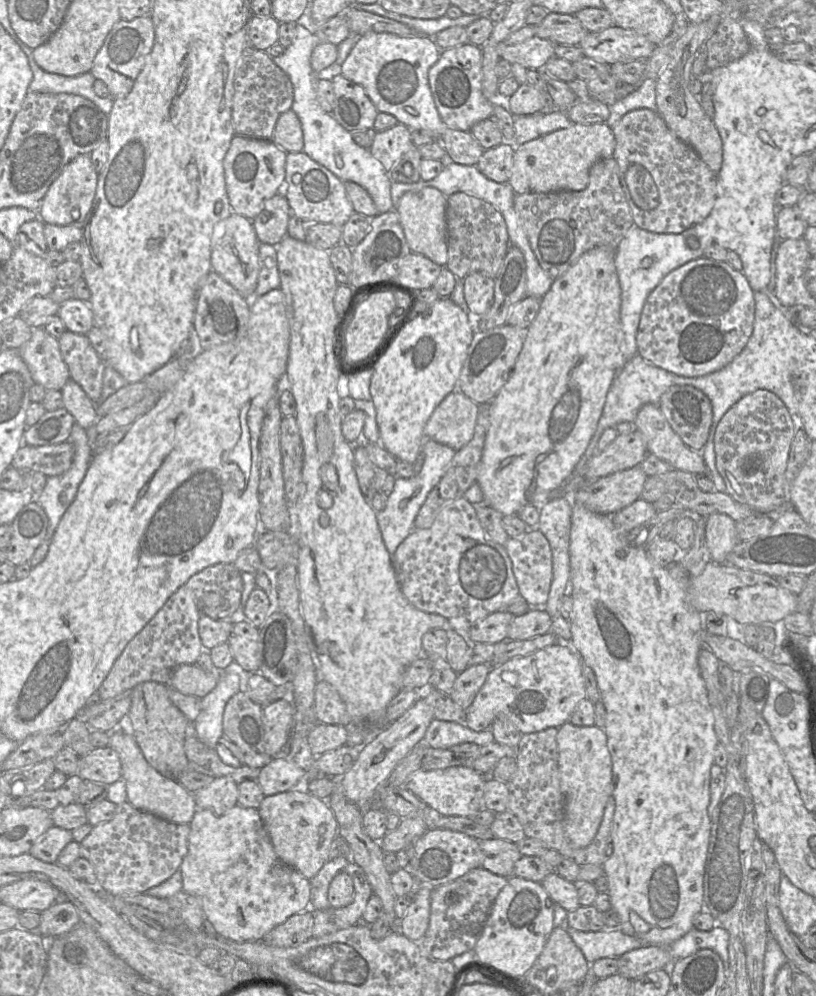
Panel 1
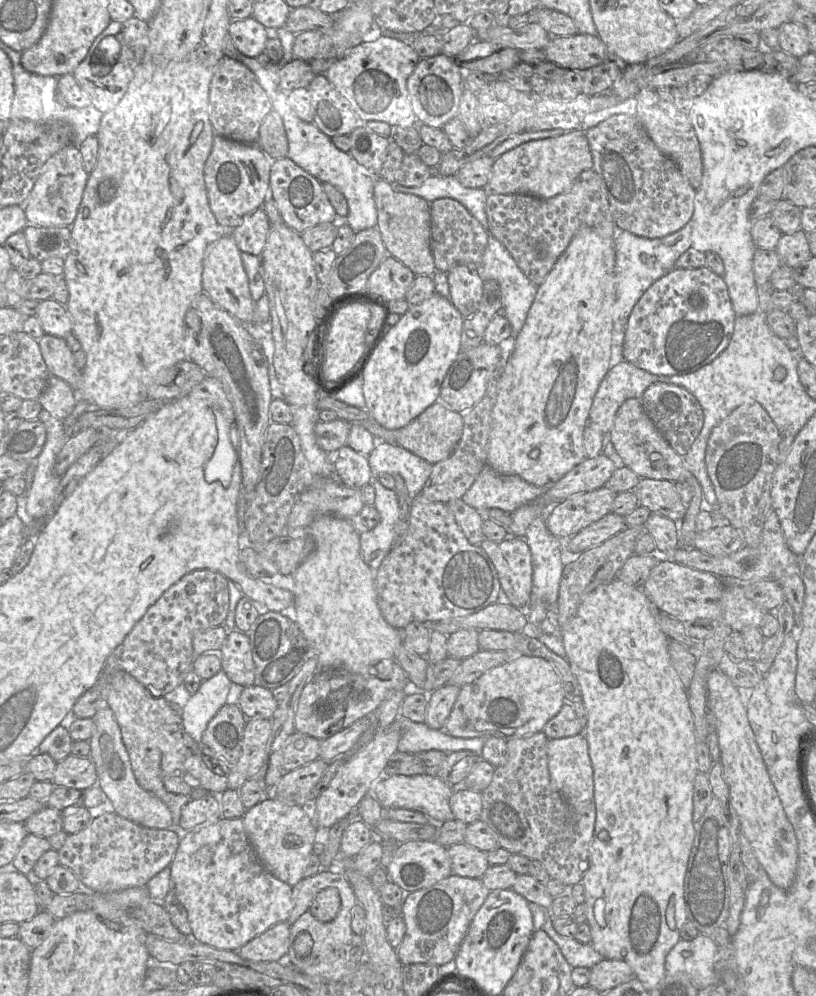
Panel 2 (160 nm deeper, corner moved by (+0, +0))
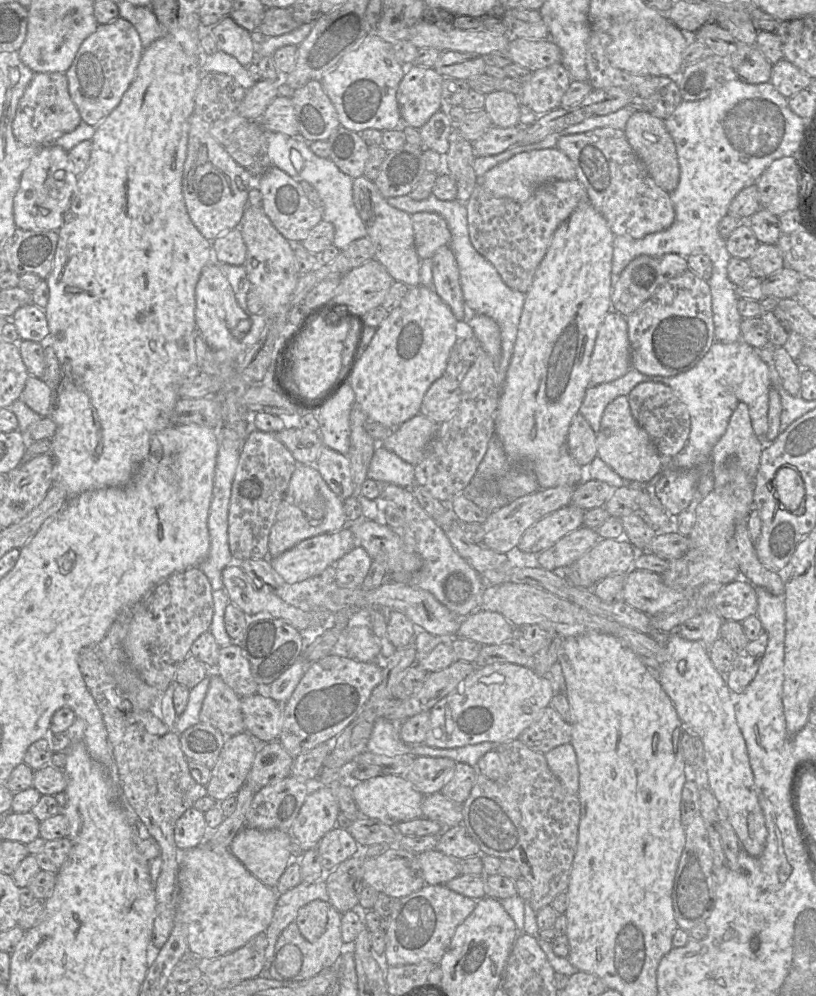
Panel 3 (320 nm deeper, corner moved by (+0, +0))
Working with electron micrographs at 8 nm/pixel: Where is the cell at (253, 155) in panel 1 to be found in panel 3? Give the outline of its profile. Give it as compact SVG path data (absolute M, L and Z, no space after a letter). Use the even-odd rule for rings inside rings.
M194 108L189 118L188 148L182 177L182 193L188 215L202 236L213 241L219 235L236 228L249 205L248 193L252 188L257 188L257 178L238 165L224 146L211 136L207 124L195 113Z

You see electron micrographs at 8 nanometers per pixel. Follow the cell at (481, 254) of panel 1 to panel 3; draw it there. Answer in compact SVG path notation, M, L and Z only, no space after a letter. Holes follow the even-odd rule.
M437 213L411 215L415 248L420 259L431 259L439 248L449 246L451 232L446 220Z

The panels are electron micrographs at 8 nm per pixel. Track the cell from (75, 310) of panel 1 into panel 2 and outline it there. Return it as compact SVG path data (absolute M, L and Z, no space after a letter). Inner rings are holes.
M52 298L43 300L36 307L35 315L45 334L63 339L73 334L73 320L66 304Z

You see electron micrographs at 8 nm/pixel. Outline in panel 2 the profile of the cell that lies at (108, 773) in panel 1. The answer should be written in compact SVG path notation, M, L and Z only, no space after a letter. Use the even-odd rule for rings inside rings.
M69 755L57 763L51 781L55 787L65 786L83 791L97 785L95 764L90 757Z

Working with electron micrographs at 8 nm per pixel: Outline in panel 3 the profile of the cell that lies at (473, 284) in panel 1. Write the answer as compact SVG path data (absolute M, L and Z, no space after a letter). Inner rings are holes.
M449 246L437 250L432 261L433 289L449 306L458 321L466 319L466 308L456 258Z

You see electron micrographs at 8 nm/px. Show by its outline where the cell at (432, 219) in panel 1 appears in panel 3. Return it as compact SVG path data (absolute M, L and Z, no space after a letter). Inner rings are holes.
M364 176L353 179L353 202L375 249L374 258L394 279L408 287L420 285L421 259L414 242L411 215L390 206L375 183Z

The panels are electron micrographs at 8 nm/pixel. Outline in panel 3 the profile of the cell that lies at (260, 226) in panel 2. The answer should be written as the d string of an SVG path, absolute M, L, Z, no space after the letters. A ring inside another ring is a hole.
M238 228L219 235L211 241L213 258L219 264L243 265L247 248Z

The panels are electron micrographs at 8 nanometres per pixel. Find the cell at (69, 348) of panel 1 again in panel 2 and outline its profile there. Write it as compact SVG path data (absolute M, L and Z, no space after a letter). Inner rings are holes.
M45 334L38 339L38 343L51 376L64 380L77 392L82 382L82 370L77 367L74 354L66 341Z

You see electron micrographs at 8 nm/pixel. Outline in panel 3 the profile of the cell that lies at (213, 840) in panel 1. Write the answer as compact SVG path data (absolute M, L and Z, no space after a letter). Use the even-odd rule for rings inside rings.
M200 845L181 852L178 871L178 908L187 927L189 954L200 960L218 958L244 946L250 939L265 932L271 923L278 893L252 875L229 849L213 850Z

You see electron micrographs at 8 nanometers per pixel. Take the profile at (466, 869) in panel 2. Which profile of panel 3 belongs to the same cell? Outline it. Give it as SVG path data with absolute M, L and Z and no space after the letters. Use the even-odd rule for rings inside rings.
M429 850L417 854L417 860L426 884L445 885L459 875L460 859L452 858L438 850Z

